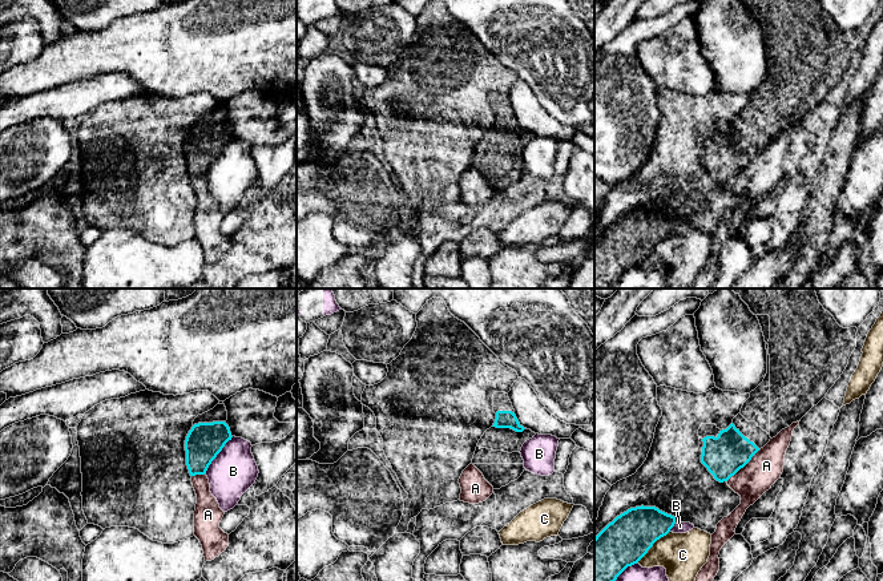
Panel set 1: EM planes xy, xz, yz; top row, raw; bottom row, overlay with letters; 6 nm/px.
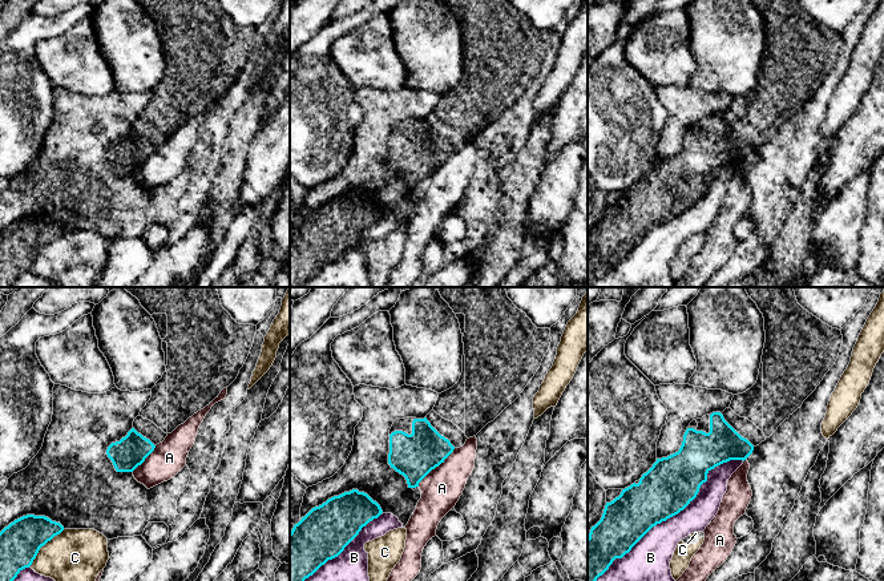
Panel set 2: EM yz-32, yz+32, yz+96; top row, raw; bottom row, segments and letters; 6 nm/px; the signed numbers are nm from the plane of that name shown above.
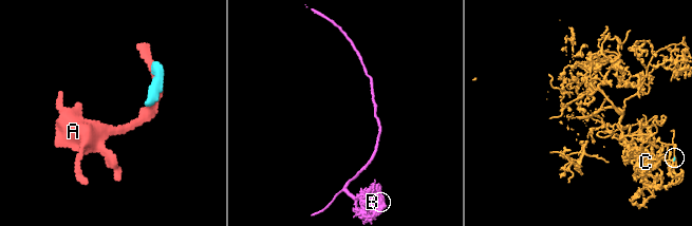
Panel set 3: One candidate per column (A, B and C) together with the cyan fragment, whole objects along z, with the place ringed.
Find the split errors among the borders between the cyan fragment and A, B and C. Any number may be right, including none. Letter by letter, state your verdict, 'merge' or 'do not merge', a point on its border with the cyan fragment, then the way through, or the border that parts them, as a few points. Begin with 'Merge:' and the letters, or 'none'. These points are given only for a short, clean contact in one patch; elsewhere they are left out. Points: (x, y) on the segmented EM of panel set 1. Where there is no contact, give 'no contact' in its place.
Merge: none
A: do not merge; contact yz (742, 467); border yz (759, 450), (726, 481)
B: do not merge; contact xy (217, 454)
C: do not merge; contact yz (652, 545); border yz (669, 531), (637, 561)

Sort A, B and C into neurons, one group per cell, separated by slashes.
A / B / C

